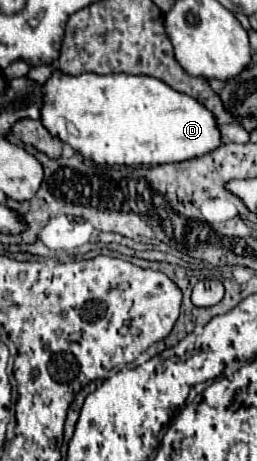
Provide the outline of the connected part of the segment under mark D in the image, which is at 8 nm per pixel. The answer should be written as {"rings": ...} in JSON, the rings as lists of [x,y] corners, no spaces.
{"rings":[[[59,70],[45,82],[43,86],[45,102],[41,122],[45,128],[67,142],[73,150],[81,152],[85,158],[97,164],[145,164],[159,166],[181,162],[189,158],[205,156],[219,146],[223,146],[223,134],[213,112],[201,104],[197,98],[173,90],[163,80],[153,76],[129,76],[129,74],[83,74],[83,76],[67,76]]]}

